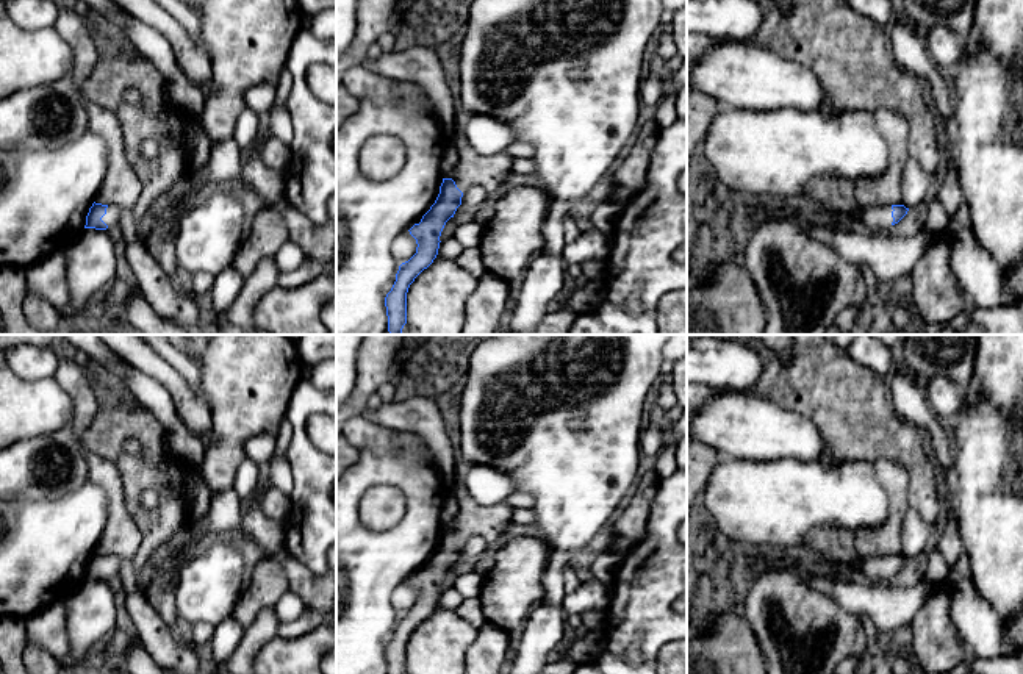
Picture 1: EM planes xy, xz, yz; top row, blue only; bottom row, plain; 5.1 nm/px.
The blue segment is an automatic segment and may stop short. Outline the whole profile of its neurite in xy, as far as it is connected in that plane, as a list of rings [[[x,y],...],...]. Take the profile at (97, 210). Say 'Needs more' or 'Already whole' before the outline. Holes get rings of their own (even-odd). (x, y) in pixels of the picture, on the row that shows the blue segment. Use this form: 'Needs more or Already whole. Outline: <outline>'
Needs more. Outline: [[[92,203],[86,216],[84,228],[106,230],[120,225],[122,211],[114,205]]]

